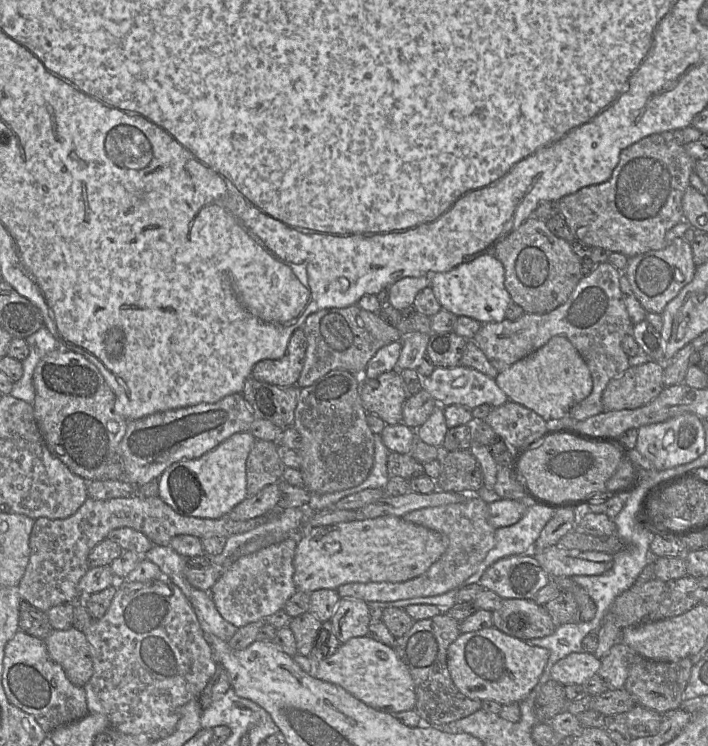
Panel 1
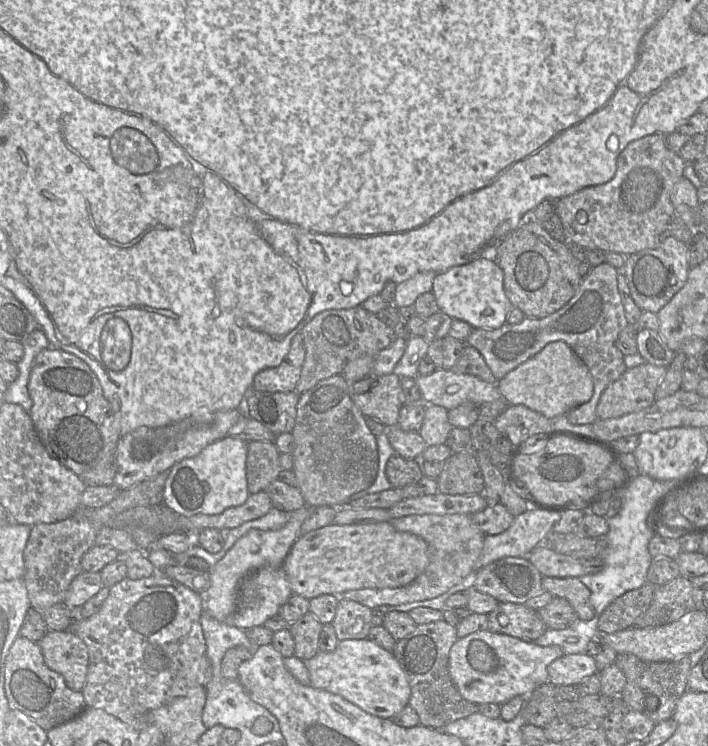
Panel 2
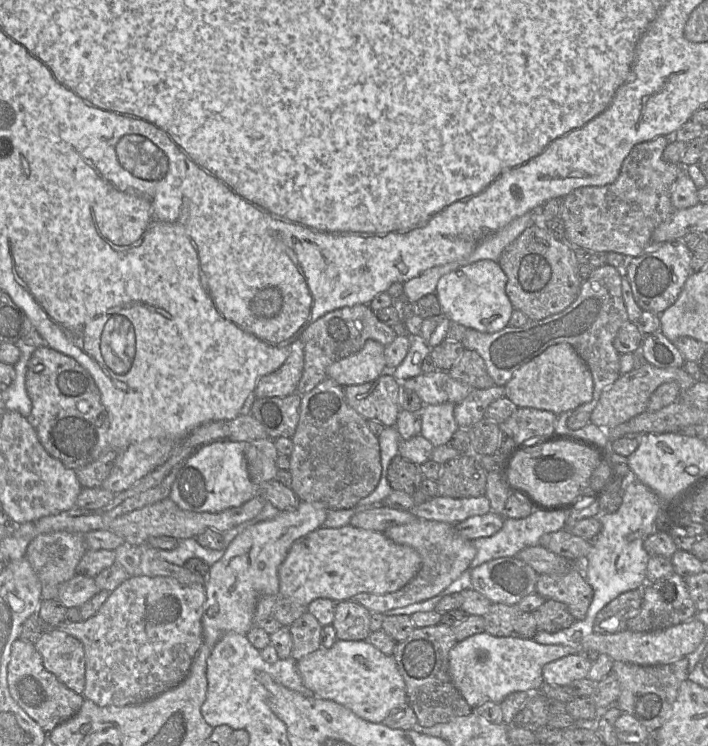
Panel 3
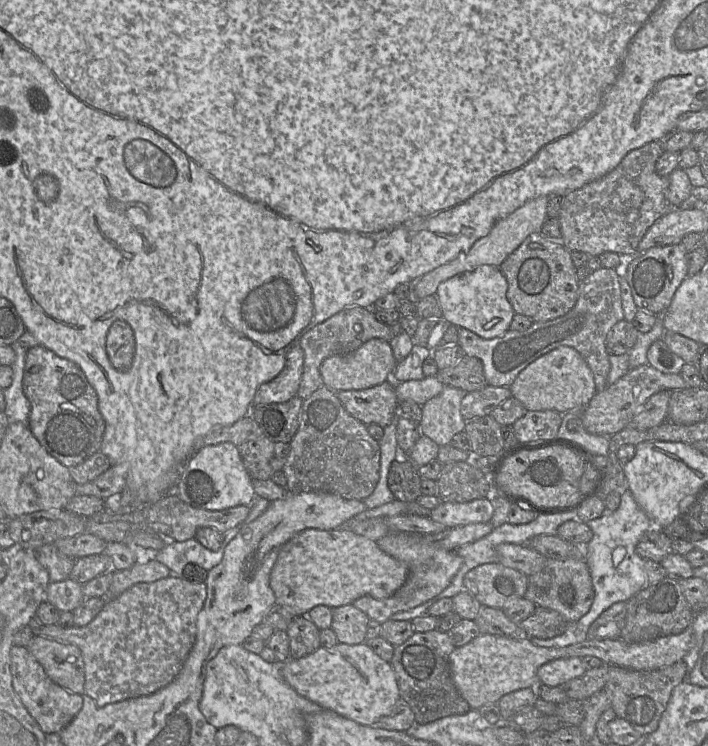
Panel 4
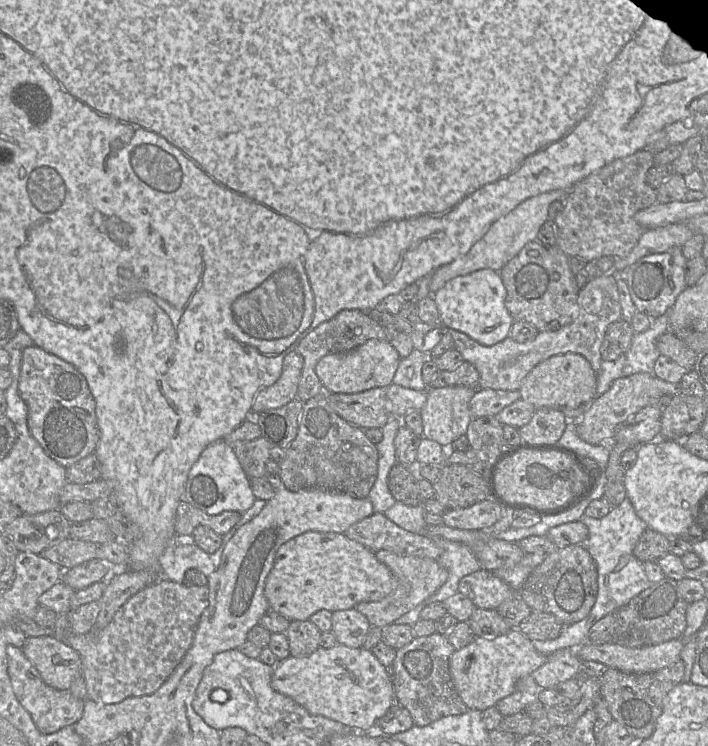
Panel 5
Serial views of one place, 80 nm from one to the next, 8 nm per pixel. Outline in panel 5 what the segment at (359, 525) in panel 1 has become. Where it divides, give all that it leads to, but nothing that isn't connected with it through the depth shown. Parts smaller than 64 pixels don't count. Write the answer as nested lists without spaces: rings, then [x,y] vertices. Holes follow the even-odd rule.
[[[308,531],[288,540],[287,542],[285,542],[280,546],[279,550],[276,553],[276,558],[273,567],[266,579],[264,594],[268,600],[271,610],[274,610],[279,614],[283,615],[289,621],[295,621],[295,620],[304,621],[309,620],[314,613],[322,609],[334,612],[339,610],[347,610],[355,608],[355,606],[361,602],[373,602],[382,600],[394,589],[395,589],[395,579],[389,568],[377,559],[376,553],[372,552],[362,544],[348,538],[343,533]]]

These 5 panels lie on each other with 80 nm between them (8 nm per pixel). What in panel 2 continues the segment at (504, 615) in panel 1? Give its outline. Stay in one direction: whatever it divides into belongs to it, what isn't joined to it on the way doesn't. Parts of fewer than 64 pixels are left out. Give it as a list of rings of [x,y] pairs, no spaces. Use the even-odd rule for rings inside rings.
[[[499,602],[497,608],[489,614],[489,630],[513,636],[524,641],[534,642],[547,629],[538,612],[528,608],[525,604]]]

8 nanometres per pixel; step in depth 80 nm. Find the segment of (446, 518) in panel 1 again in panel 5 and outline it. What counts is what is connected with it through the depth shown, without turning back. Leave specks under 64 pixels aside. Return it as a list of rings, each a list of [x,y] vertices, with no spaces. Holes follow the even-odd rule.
[[[386,550],[376,552],[376,557],[391,571],[395,579],[395,589],[382,600],[361,602],[355,609],[363,614],[371,625],[381,629],[394,623],[396,619],[436,593],[448,579],[448,571],[433,558],[399,556]]]

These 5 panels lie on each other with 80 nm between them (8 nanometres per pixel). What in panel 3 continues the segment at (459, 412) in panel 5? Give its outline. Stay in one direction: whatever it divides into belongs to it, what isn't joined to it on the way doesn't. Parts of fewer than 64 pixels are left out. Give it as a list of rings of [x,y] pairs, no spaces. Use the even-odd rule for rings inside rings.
[[[446,402],[423,406],[420,435],[429,440],[434,447],[448,444],[453,433],[459,429],[454,418],[455,405]]]

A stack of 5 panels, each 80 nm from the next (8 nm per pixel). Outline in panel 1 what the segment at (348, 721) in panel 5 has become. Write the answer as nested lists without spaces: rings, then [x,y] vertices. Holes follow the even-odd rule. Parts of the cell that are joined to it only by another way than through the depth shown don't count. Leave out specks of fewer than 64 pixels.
[[[369,636],[353,637],[337,651],[314,665],[313,676],[343,687],[368,706],[391,714],[415,708],[414,681],[395,650]]]

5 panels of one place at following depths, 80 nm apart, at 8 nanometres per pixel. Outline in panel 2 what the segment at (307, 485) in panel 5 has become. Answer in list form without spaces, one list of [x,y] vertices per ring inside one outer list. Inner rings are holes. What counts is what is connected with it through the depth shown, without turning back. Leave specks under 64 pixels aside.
[[[333,375],[319,381],[315,386],[300,394],[297,416],[293,431],[295,448],[292,452],[293,468],[300,490],[307,506],[341,507],[350,498],[370,487],[378,474],[378,447],[376,437],[366,424],[366,417],[350,396],[351,384],[342,375]]]

